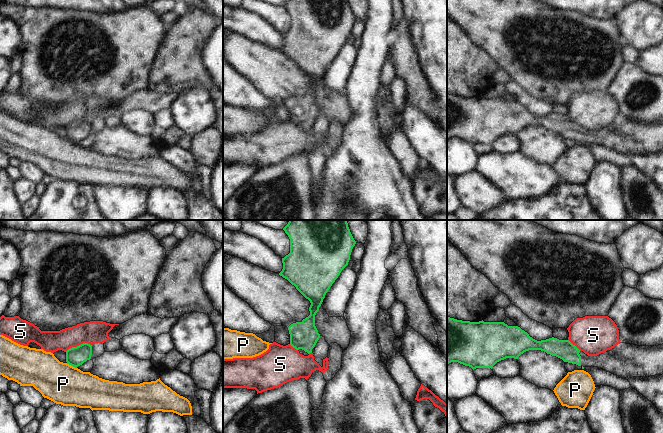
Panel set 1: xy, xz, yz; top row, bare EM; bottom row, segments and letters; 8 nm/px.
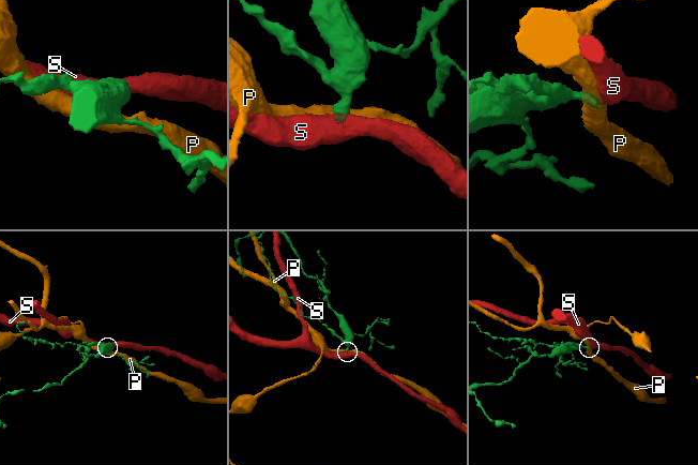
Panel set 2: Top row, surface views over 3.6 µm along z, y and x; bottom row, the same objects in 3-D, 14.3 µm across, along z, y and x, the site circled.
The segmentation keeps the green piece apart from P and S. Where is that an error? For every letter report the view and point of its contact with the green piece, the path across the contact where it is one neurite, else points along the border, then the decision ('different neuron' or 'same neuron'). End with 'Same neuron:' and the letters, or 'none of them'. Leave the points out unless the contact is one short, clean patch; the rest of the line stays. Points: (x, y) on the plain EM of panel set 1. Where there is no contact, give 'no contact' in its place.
P: meets green in xy at (71, 141); border along xy (66, 139), (76, 144); different neuron
S: meets green in xy at (79, 121); border along xy (91, 120), (81, 119), (65, 127); different neuron
Same neuron: none of them

